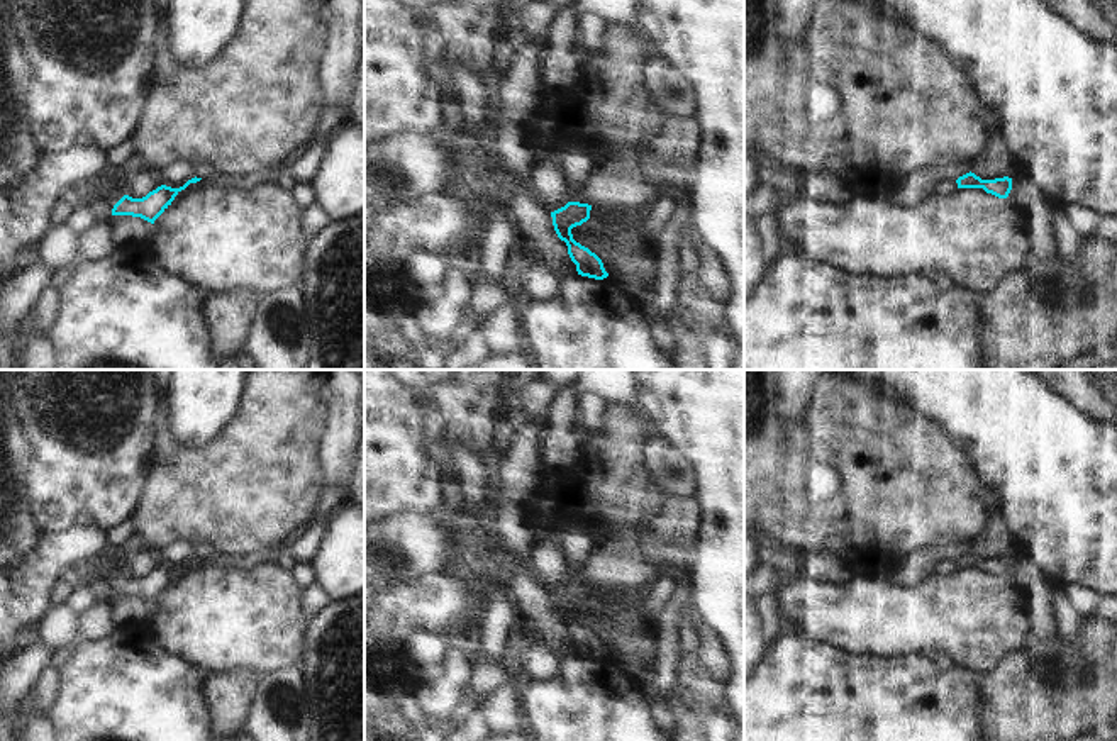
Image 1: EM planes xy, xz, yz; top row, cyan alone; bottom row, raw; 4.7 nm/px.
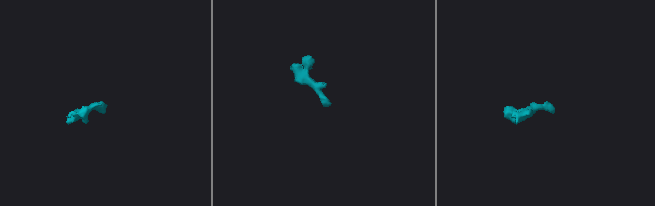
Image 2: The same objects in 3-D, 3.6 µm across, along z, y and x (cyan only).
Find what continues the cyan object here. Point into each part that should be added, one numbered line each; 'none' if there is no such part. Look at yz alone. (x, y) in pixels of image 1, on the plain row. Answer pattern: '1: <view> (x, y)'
none

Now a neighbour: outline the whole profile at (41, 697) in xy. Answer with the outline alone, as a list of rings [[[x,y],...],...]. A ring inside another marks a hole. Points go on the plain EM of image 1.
[[[46,668],[34,683],[27,705],[32,714],[46,714],[58,690],[58,670]]]

